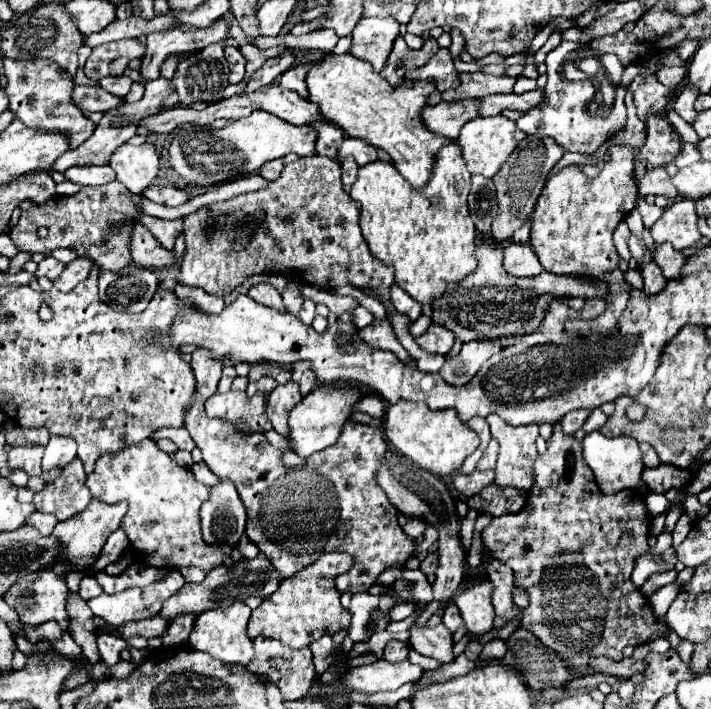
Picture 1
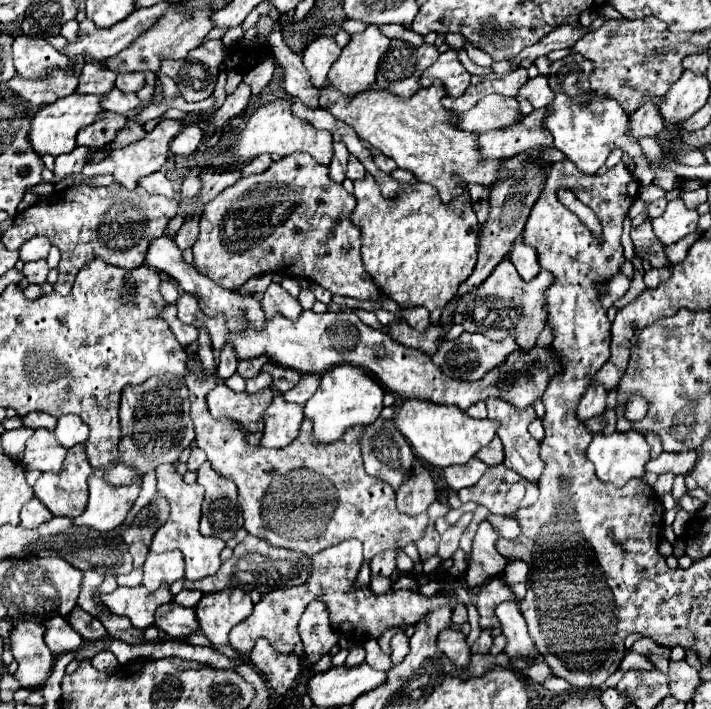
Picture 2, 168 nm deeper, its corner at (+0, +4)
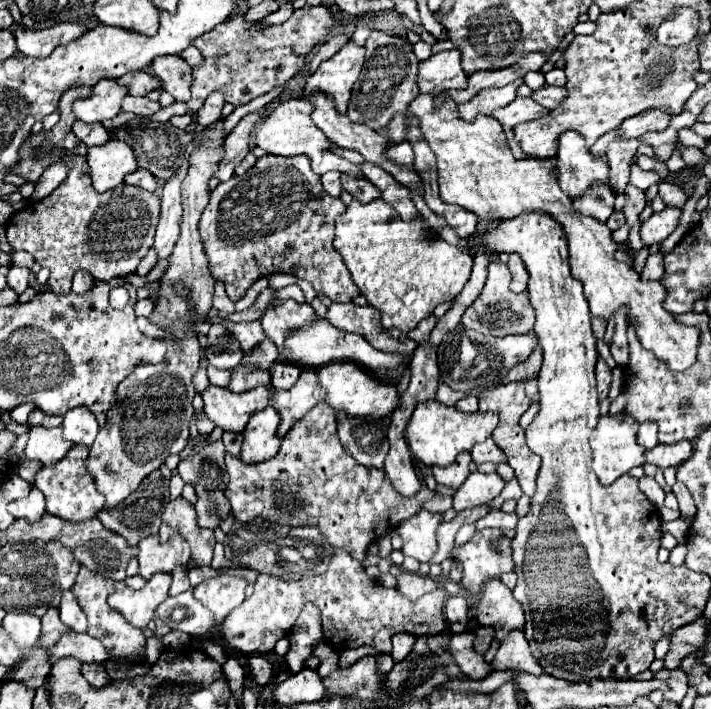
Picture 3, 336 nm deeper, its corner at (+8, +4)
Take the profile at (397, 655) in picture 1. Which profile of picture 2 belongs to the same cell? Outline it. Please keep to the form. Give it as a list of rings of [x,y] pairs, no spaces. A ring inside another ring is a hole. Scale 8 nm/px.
[[[398,632],[392,640],[390,640],[390,658],[392,658],[392,664],[400,664],[400,660],[404,660],[404,656],[408,654],[408,636],[404,632]]]

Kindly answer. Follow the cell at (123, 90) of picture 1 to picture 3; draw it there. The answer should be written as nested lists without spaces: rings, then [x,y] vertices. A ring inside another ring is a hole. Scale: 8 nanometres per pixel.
[[[140,70],[140,72],[130,72],[130,74],[126,74],[124,78],[120,78],[118,82],[120,82],[122,86],[128,86],[128,90],[130,90],[132,96],[146,96],[148,92],[160,88],[160,80],[158,80],[156,76],[144,72],[144,70]]]

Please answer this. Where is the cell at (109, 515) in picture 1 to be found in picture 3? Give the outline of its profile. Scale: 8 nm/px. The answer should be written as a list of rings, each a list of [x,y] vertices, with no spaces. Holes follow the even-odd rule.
[[[220,120],[220,122],[214,122],[206,132],[204,132],[204,136],[202,136],[202,140],[200,140],[200,144],[196,146],[196,150],[190,154],[190,168],[188,168],[188,174],[186,174],[186,178],[184,178],[184,182],[182,182],[182,210],[184,210],[184,214],[182,214],[182,222],[180,222],[180,238],[176,240],[176,244],[174,244],[174,250],[172,250],[172,254],[168,256],[168,268],[166,268],[166,272],[162,274],[162,278],[160,278],[160,290],[158,290],[158,300],[156,300],[156,310],[150,314],[150,322],[152,324],[156,324],[162,332],[164,332],[164,336],[160,338],[160,340],[164,340],[166,342],[166,348],[168,348],[168,352],[166,352],[166,360],[162,360],[160,364],[148,364],[148,362],[140,362],[140,364],[136,364],[136,368],[132,370],[132,374],[124,380],[124,382],[120,382],[120,386],[118,386],[118,402],[116,402],[116,406],[108,412],[108,418],[106,418],[106,424],[98,430],[98,436],[96,436],[96,440],[94,440],[94,444],[90,446],[90,456],[88,456],[88,470],[92,472],[92,476],[94,476],[94,480],[96,480],[96,486],[100,488],[100,492],[106,496],[106,506],[104,506],[104,510],[108,510],[108,508],[114,508],[120,500],[124,500],[128,494],[132,494],[138,486],[140,486],[140,482],[150,474],[150,472],[154,472],[154,470],[158,470],[162,464],[164,464],[164,460],[166,460],[166,456],[170,456],[170,454],[178,454],[178,452],[182,452],[184,448],[186,448],[186,444],[188,444],[188,438],[190,438],[190,420],[192,420],[192,414],[194,414],[194,408],[192,408],[192,400],[194,400],[194,386],[192,386],[192,376],[194,376],[194,372],[198,370],[198,366],[200,366],[200,344],[198,344],[198,338],[196,338],[196,324],[202,320],[202,318],[206,318],[208,316],[208,312],[210,312],[210,308],[212,308],[212,294],[214,294],[214,278],[210,276],[210,270],[208,270],[208,256],[206,256],[206,252],[204,252],[204,246],[202,246],[202,238],[200,238],[200,232],[198,232],[198,220],[200,220],[200,214],[202,214],[202,210],[208,206],[208,202],[210,202],[210,188],[208,188],[208,180],[212,178],[212,174],[216,172],[216,168],[218,168],[218,162],[224,158],[224,140],[226,140],[226,132],[224,132],[224,120]],[[176,284],[182,284],[184,286],[184,290],[182,292],[178,292],[176,290]],[[174,340],[174,342],[172,342]]]

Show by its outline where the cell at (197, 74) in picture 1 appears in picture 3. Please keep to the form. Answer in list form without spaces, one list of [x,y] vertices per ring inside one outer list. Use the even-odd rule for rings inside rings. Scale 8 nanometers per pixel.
[[[178,54],[158,56],[156,60],[152,60],[152,70],[160,78],[162,88],[166,92],[170,92],[180,102],[188,100],[192,84],[192,68],[186,64],[184,58],[180,58]]]

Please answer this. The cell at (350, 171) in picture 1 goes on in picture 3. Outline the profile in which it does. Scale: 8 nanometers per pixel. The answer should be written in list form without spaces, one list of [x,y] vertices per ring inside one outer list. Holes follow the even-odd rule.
[[[342,174],[342,186],[344,186],[346,192],[350,192],[362,204],[368,204],[368,202],[380,198],[380,190],[374,188],[368,180],[356,180],[348,174]]]

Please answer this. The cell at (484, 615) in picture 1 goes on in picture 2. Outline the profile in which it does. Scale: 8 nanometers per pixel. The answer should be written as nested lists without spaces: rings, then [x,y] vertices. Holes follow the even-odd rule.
[[[494,576],[492,580],[488,580],[478,590],[478,596],[476,596],[480,628],[490,630],[492,636],[500,634],[500,622],[496,620],[494,608],[496,608],[496,604],[500,604],[500,600],[504,600],[504,596],[508,596],[508,592],[504,592],[504,578],[500,578],[500,576]]]

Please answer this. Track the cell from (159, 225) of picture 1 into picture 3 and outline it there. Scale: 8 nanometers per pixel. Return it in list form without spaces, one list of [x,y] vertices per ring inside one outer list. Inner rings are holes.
[[[264,108],[252,114],[246,114],[238,126],[232,130],[232,134],[226,138],[226,158],[220,162],[218,176],[222,182],[230,180],[234,176],[234,168],[244,160],[244,156],[250,152],[250,140],[252,140],[252,130],[258,124],[260,116],[264,114]]]

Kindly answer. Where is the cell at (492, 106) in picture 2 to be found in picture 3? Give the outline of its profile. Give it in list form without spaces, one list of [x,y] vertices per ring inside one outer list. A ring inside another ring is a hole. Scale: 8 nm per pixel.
[[[516,98],[512,104],[508,104],[504,108],[498,108],[492,114],[492,118],[496,118],[500,124],[506,124],[506,126],[514,128],[520,122],[530,122],[530,120],[542,118],[548,112],[550,112],[548,108],[536,104],[532,98]]]

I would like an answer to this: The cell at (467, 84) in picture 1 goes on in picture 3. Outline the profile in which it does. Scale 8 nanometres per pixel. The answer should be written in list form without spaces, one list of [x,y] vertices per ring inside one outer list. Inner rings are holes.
[[[518,78],[502,88],[486,88],[486,90],[480,90],[476,98],[472,98],[468,104],[462,104],[458,106],[460,110],[460,116],[464,120],[474,120],[478,114],[486,114],[490,116],[496,108],[502,108],[506,104],[510,104],[514,98],[516,98],[516,90],[518,86],[522,84],[524,80]]]

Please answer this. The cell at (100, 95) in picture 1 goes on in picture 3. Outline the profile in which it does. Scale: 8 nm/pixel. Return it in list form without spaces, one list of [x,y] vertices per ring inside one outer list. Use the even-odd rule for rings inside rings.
[[[126,96],[126,98],[124,98],[124,104],[122,104],[122,110],[148,118],[148,116],[154,116],[156,112],[160,112],[162,106],[160,106],[160,102],[152,102],[152,100],[148,100],[148,98]]]

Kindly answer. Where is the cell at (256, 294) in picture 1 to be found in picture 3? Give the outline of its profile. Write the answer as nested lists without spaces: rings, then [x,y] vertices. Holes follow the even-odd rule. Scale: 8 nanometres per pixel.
[[[286,300],[276,308],[266,310],[266,314],[260,318],[266,336],[278,346],[280,354],[284,354],[284,340],[292,330],[298,330],[316,320],[318,316],[310,304],[298,304],[294,300]]]

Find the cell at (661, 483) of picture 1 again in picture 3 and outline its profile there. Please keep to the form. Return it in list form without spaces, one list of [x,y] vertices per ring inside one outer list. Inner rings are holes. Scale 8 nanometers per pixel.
[[[688,440],[668,444],[668,446],[658,444],[652,450],[646,450],[646,462],[654,464],[654,466],[660,466],[660,468],[678,466],[684,460],[688,460],[690,452],[692,452],[692,442],[688,442]]]

